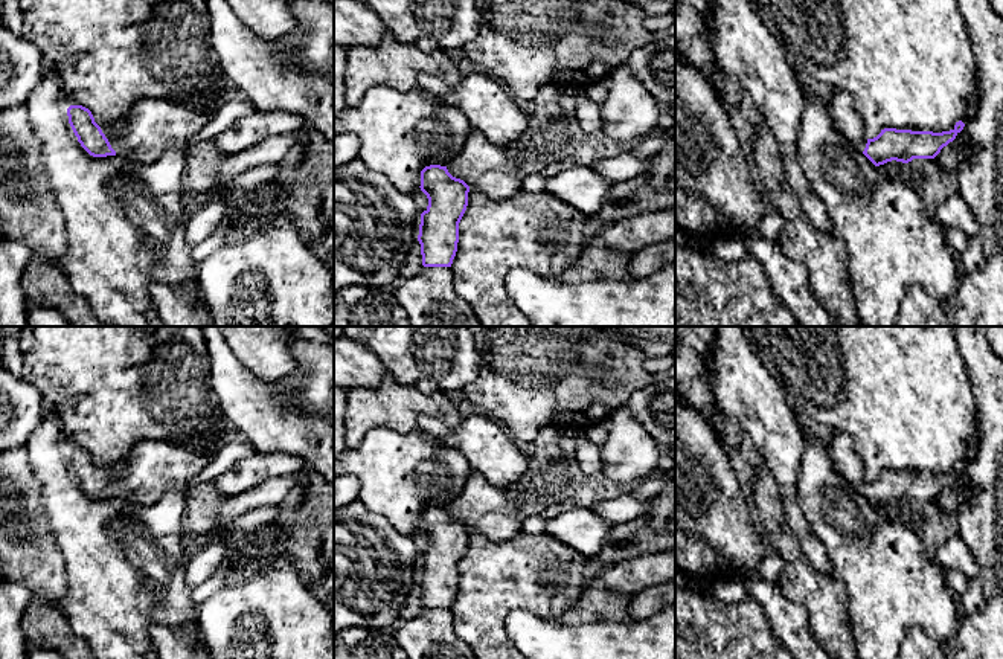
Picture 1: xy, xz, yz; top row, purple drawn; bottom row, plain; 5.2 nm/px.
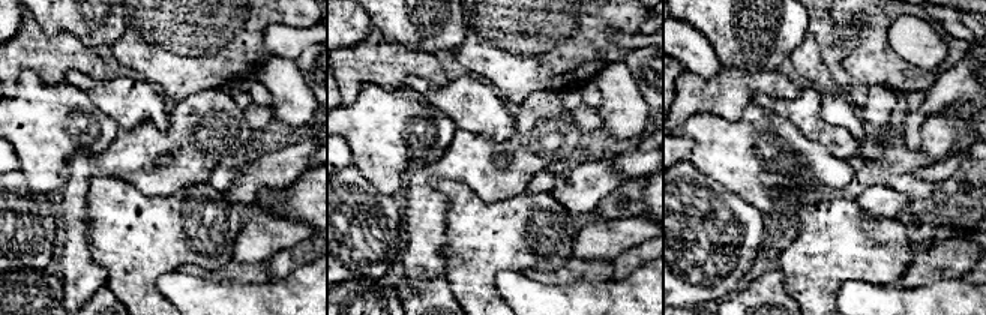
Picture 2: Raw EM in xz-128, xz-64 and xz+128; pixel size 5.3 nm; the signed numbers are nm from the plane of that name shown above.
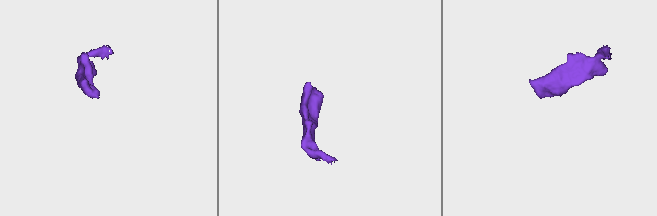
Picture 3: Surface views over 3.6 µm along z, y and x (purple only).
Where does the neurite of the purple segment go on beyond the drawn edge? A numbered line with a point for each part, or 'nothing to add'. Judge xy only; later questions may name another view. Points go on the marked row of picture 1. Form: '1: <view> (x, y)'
1: xy (153, 127)

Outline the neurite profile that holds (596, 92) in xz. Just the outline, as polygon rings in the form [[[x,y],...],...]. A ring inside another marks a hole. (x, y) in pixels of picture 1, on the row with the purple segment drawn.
[[[598,81],[585,88],[585,96],[596,104],[602,104],[607,99],[607,95],[608,92],[602,81]]]

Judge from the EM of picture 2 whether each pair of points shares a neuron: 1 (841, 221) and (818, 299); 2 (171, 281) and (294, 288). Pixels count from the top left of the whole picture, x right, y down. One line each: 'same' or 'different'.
1: same
2: same

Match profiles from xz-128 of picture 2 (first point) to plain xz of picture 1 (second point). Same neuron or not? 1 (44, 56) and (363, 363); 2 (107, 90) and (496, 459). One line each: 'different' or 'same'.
1: different
2: same

